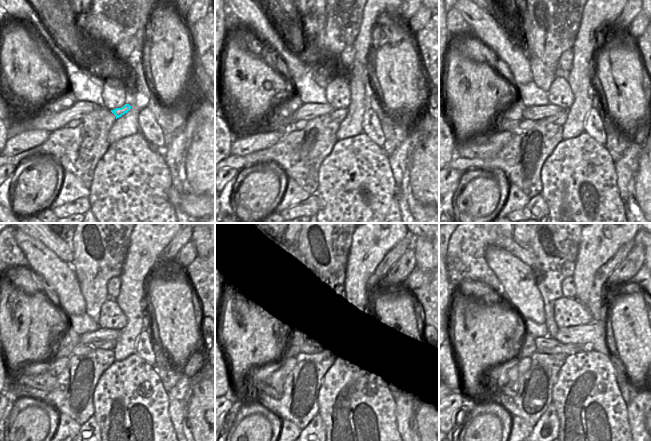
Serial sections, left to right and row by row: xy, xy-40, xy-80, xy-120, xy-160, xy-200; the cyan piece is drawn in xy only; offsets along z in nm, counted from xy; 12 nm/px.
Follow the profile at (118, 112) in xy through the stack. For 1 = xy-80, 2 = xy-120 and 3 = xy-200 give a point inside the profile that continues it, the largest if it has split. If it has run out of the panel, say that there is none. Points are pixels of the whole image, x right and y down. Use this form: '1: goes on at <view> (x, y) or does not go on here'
1: goes on at xy-80 (560, 118)
2: goes on at xy-120 (103, 344)
3: goes on at xy-200 (542, 344)

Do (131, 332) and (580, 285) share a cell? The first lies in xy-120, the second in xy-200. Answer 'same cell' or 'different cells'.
same cell

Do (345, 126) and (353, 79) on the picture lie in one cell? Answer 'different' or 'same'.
same

